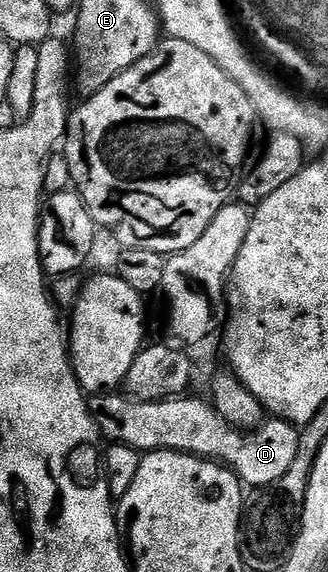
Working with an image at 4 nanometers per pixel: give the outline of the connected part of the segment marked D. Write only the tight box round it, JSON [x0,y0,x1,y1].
[88,391,299,487]

